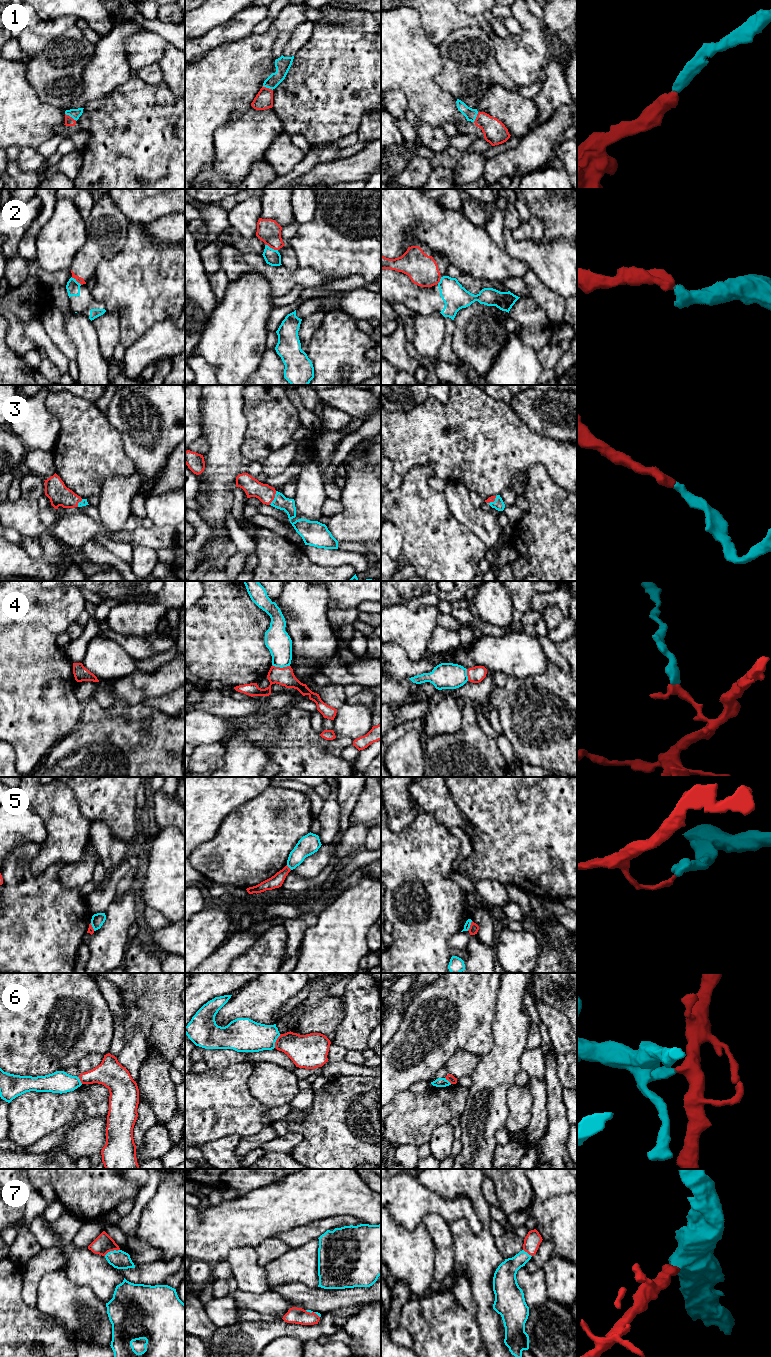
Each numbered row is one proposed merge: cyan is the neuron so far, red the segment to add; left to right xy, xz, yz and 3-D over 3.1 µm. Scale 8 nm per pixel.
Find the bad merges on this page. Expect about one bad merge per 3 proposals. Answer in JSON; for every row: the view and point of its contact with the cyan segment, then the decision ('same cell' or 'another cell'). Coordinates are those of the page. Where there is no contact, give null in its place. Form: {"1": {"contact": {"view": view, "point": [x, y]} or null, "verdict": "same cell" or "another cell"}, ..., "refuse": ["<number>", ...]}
{"1": {"contact": {"view": "xy", "point": [71, 116]}, "verdict": "same cell"}, "2": {"contact": {"view": "xz", "point": [271, 248]}, "verdict": "another cell"}, "3": {"contact": {"view": "xz", "point": [274, 498]}, "verdict": "same cell"}, "4": {"contact": {"view": "xz", "point": [281, 667]}, "verdict": "another cell"}, "5": {"contact": {"view": "yz", "point": [469, 926]}, "verdict": "another cell"}, "6": {"contact": {"view": "xz", "point": [275, 1041]}, "verdict": "another cell"}, "7": {"contact": {"view": "xy", "point": [111, 1251]}, "verdict": "same cell"}, "refuse": ["2", "4", "5", "6"]}

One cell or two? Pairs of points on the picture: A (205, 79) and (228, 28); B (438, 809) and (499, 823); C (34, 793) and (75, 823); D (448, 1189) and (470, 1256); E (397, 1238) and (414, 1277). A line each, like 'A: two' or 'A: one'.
A: two
B: two
C: one
D: one
E: one

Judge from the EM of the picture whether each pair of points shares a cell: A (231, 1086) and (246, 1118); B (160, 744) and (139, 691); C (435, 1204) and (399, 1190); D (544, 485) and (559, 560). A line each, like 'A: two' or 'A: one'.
A: one
B: two
C: one
D: one

